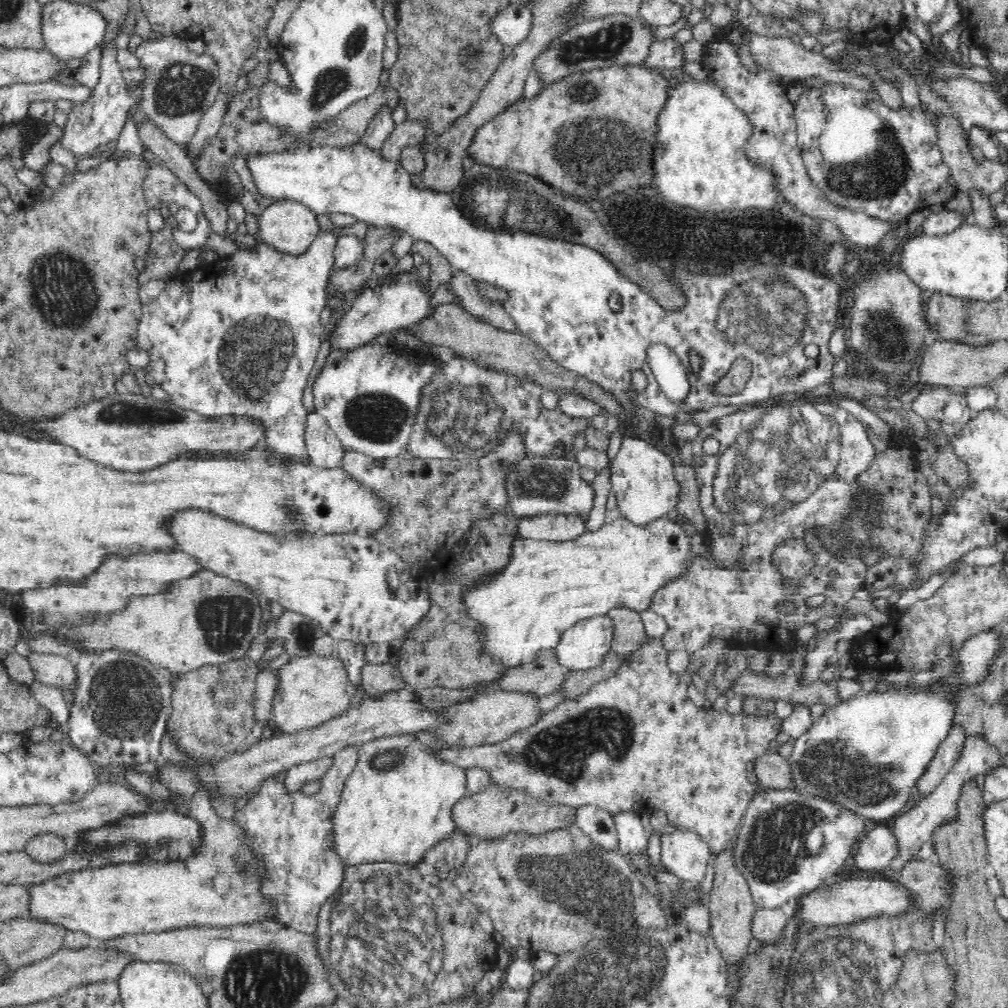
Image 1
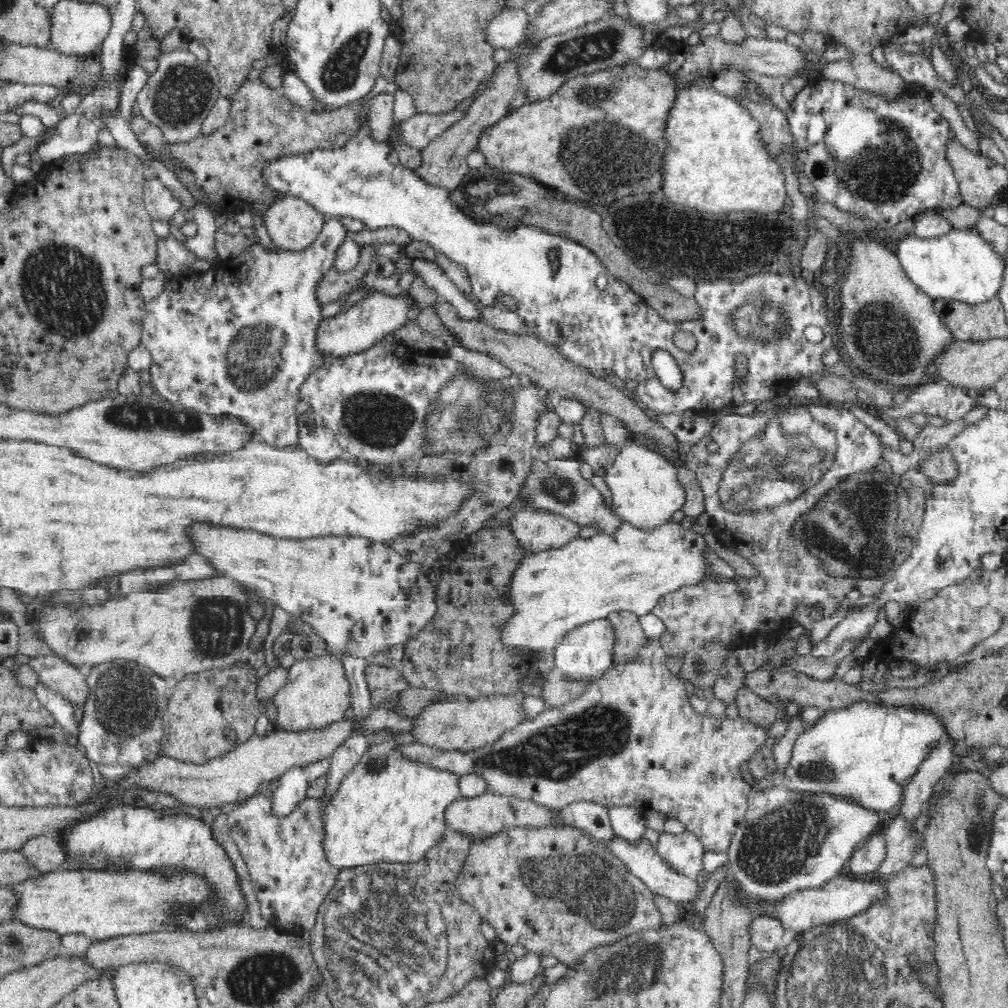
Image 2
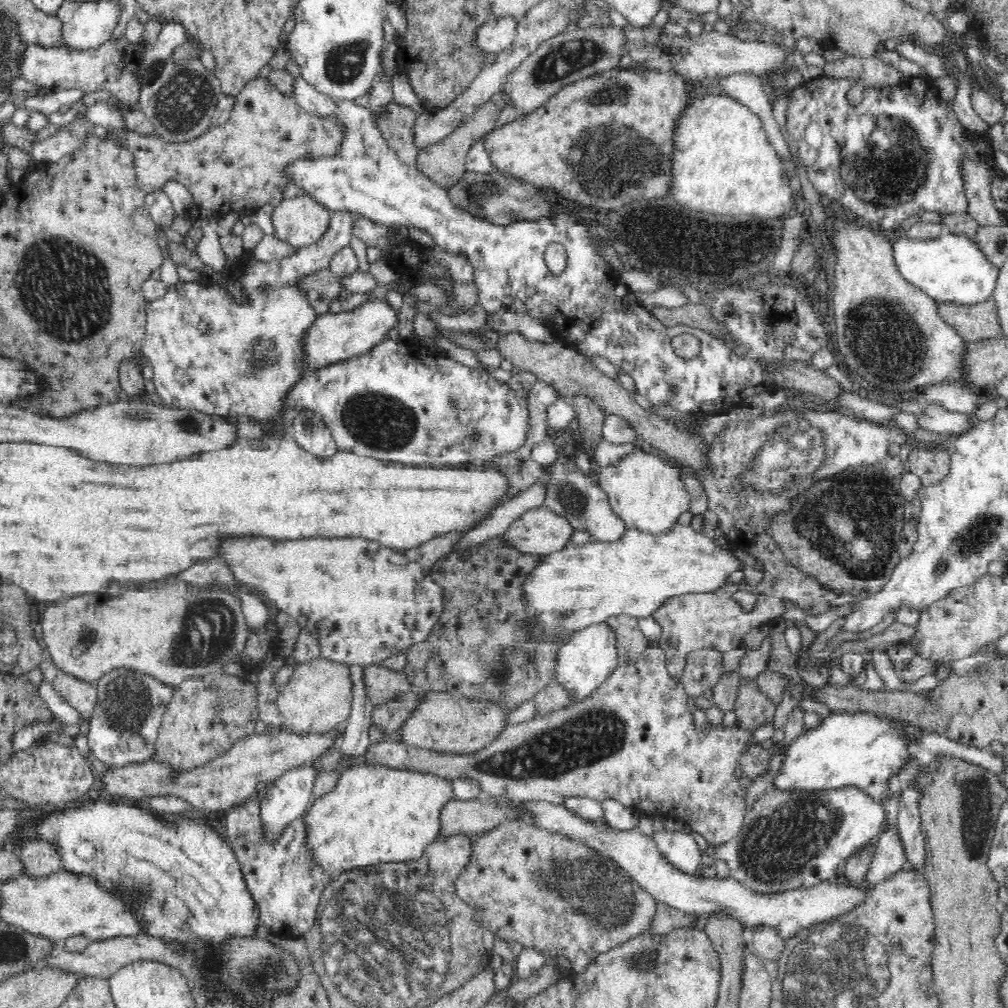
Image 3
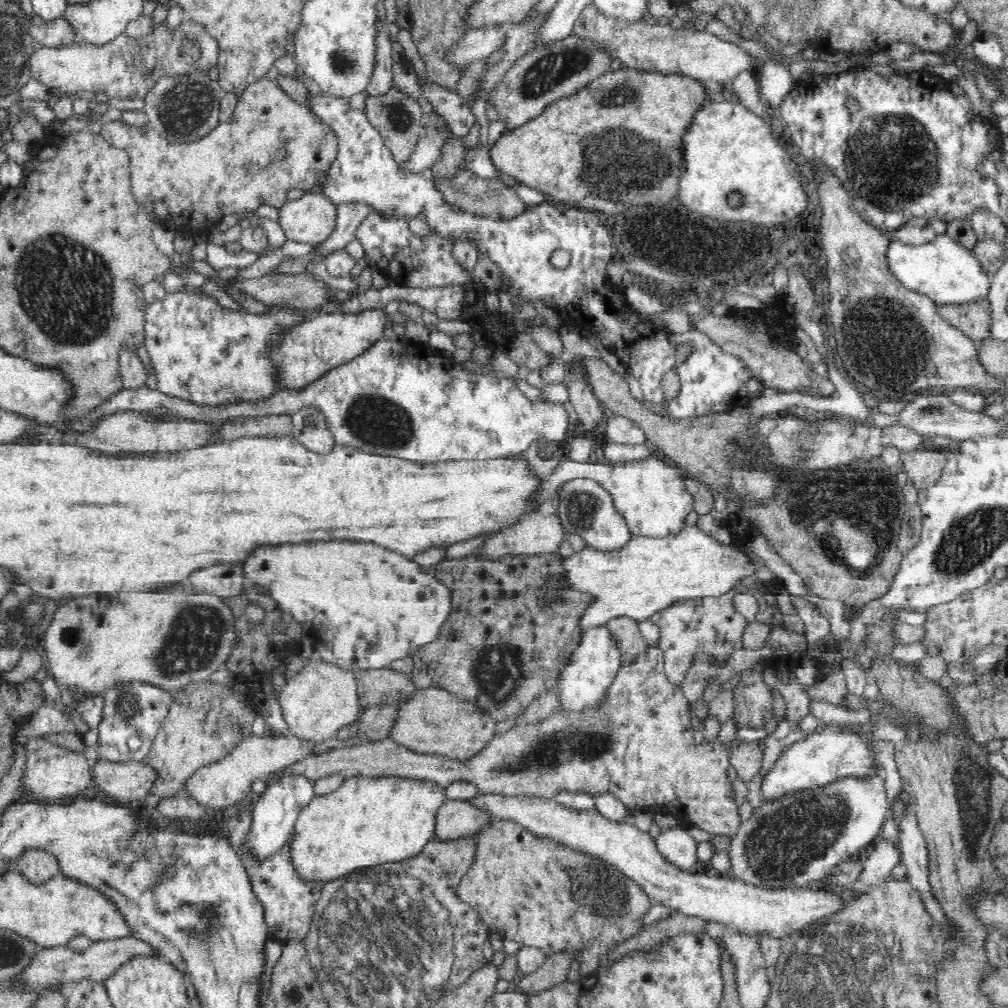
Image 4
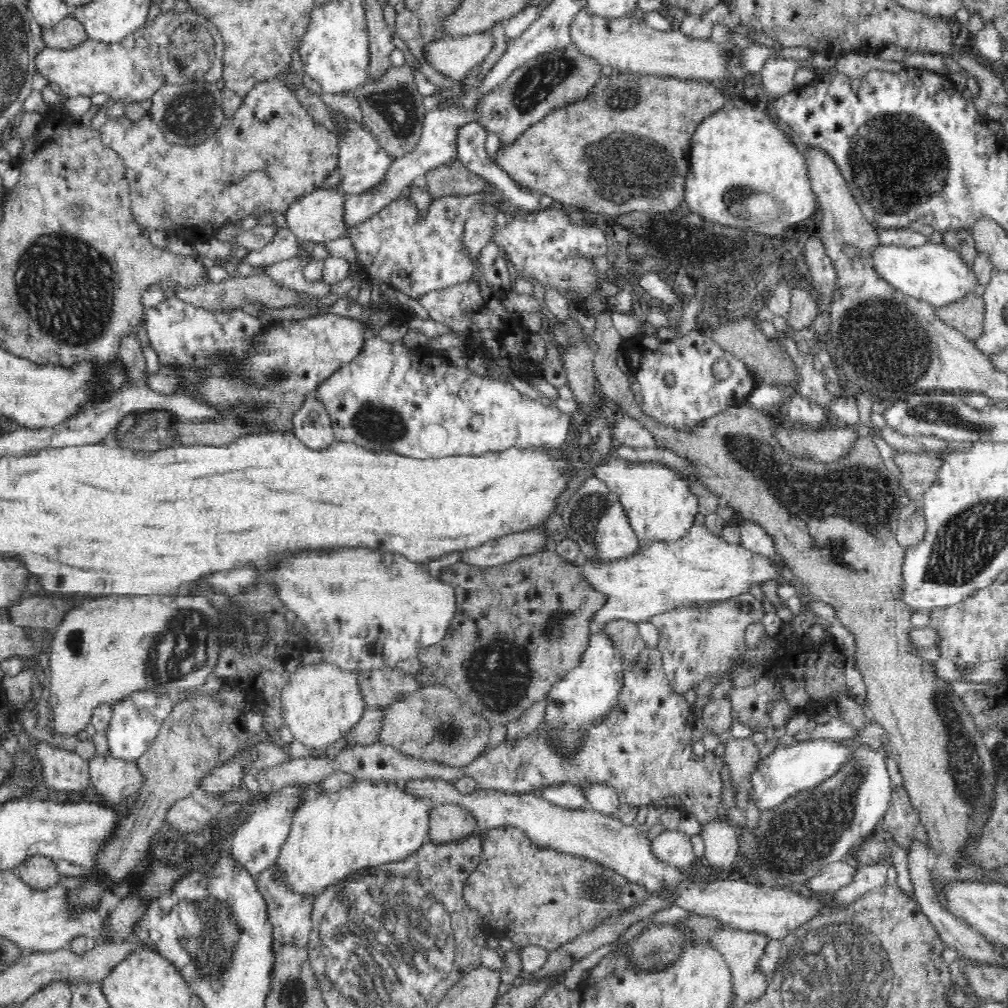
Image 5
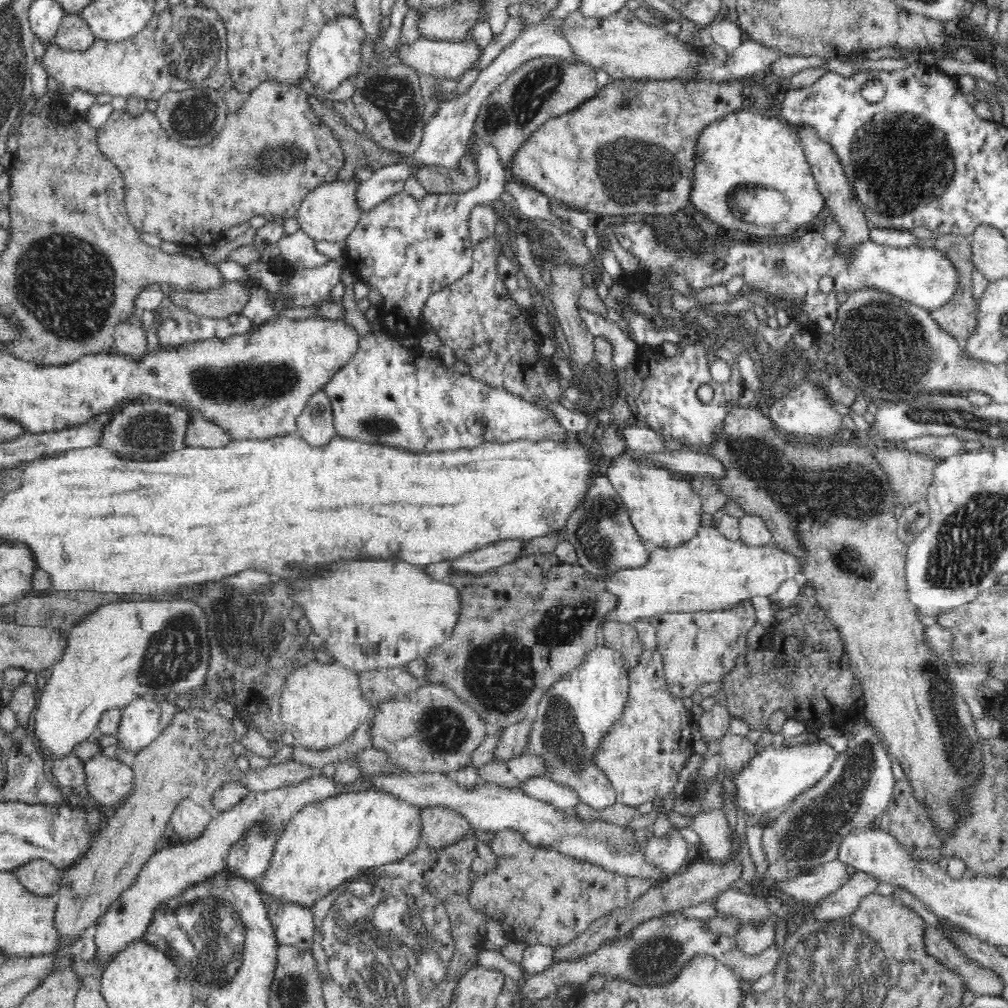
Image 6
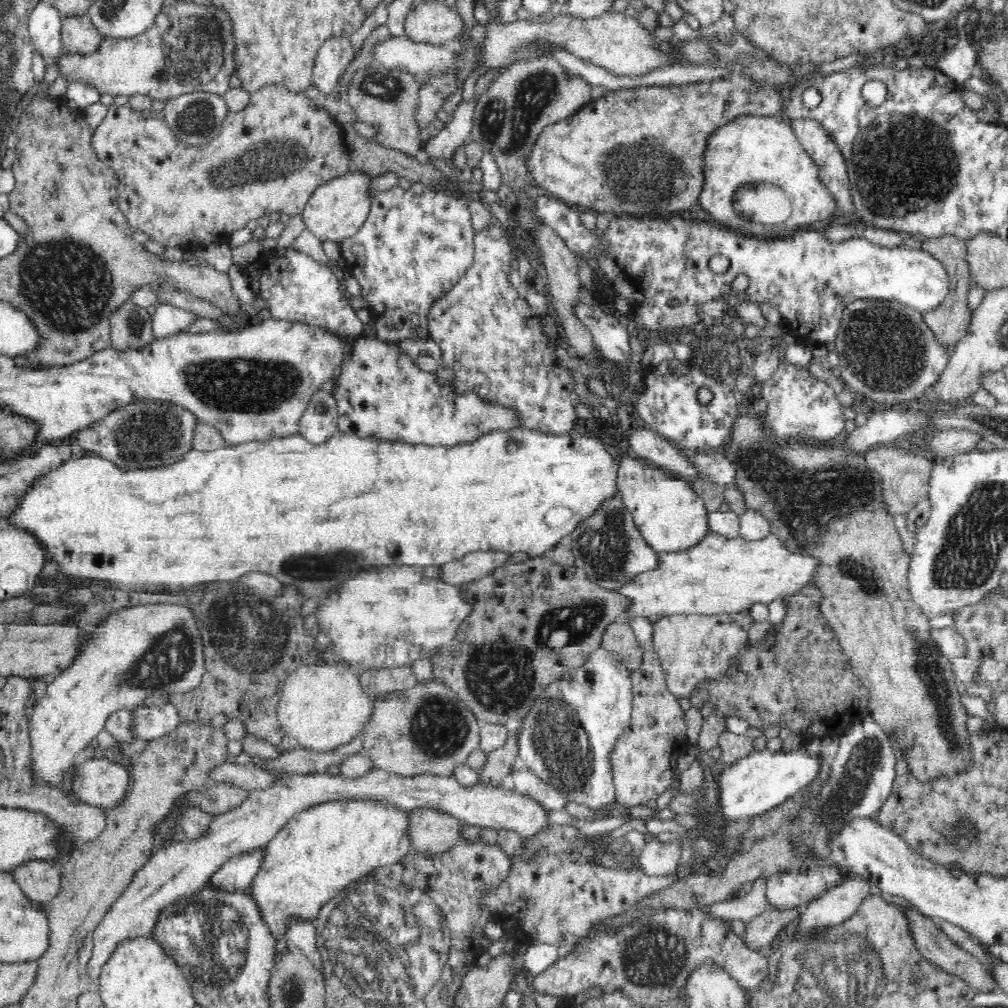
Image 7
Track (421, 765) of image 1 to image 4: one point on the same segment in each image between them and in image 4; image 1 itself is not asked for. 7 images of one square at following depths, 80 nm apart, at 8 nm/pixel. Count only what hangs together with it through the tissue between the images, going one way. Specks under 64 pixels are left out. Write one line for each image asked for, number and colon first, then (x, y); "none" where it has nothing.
2: (390, 809)
3: (375, 814)
4: (367, 821)

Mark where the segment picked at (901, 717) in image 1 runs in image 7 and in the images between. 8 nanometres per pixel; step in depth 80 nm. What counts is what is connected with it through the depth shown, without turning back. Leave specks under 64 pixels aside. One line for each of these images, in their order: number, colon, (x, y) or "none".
2: (864, 753)
3: (857, 749)
4: (835, 752)
5: (802, 766)
6: (775, 777)
7: (761, 782)

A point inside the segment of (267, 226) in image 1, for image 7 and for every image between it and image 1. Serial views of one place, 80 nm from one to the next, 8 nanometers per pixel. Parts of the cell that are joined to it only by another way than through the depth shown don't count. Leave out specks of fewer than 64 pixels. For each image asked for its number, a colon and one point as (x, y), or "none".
2: (292, 225)
3: (299, 222)
4: (309, 220)
5: (317, 217)
6: (327, 213)
7: (335, 210)

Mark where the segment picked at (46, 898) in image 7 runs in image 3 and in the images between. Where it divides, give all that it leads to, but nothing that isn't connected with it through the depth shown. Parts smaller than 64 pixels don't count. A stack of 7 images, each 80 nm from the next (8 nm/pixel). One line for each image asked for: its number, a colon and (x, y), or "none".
3: (40, 858)
4: (38, 865)
5: (37, 870)
6: (41, 877)

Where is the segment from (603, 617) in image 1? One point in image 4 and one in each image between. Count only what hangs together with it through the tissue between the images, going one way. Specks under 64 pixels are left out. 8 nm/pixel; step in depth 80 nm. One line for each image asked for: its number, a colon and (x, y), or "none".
2: (586, 652)
3: (587, 656)
4: (593, 662)

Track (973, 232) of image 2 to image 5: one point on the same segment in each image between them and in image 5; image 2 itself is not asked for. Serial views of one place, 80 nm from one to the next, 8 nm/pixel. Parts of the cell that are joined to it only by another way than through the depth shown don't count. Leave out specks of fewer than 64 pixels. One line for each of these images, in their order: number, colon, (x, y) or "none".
3: (952, 267)
4: (947, 271)
5: (937, 273)

